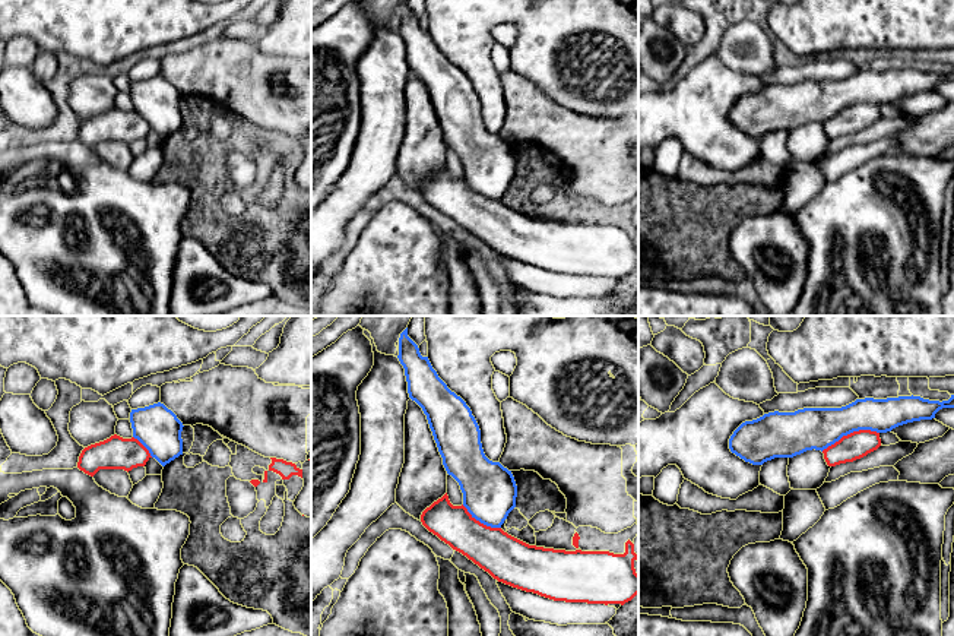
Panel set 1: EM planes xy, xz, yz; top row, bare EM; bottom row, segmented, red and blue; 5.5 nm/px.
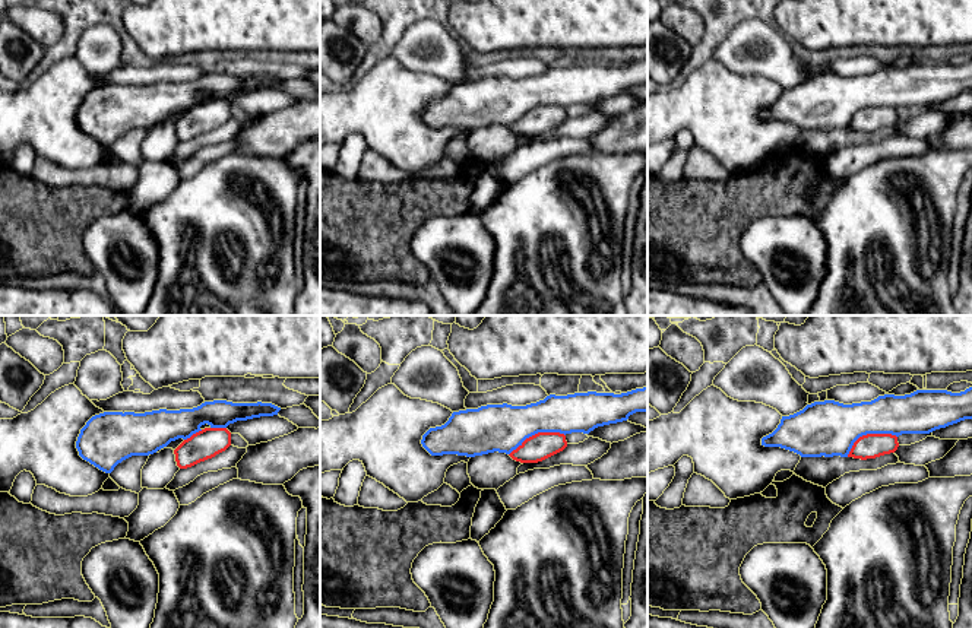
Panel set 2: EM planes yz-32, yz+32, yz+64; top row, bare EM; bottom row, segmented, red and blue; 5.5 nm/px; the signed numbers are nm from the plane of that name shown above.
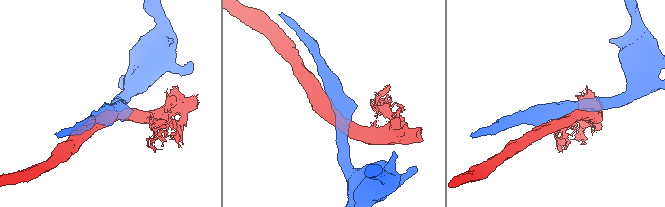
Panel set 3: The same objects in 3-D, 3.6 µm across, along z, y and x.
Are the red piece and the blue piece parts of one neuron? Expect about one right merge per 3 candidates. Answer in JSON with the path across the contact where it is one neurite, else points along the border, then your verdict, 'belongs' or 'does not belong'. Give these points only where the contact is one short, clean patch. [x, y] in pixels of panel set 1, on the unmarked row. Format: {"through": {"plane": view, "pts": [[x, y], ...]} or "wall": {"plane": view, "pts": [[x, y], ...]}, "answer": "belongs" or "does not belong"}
{"wall": {"plane": "yz", "pts": [[878, 104], [853, 103], [821, 123]]}, "answer": "does not belong"}

